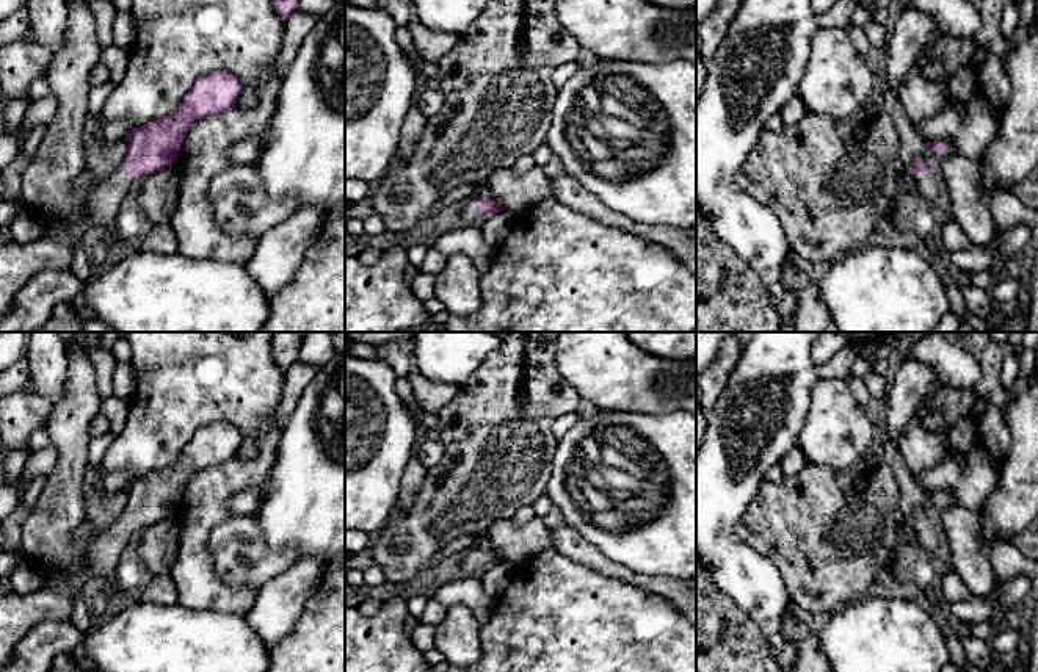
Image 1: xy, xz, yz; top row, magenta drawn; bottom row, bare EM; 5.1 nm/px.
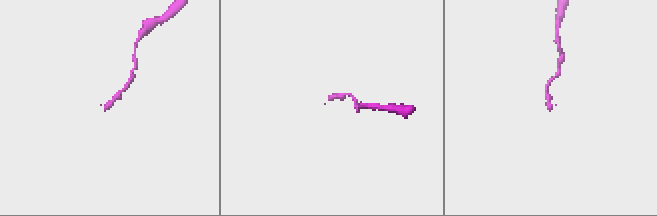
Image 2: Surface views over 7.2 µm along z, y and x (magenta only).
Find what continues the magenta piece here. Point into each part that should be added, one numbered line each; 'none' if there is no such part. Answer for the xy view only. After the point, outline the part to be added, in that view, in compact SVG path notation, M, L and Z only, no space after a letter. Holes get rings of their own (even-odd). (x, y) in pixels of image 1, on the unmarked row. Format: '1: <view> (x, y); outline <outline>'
1: xy (19, 613); outline M121 520L82 547L78 565L66 573L66 583L53 587L45 584L30 594L13 591L0 597L0 670L14 645L42 620L66 620L85 581L91 576L113 580L118 561L132 536Z

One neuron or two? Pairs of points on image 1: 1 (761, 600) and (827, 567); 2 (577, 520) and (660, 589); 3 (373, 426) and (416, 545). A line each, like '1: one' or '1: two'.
1: two
2: two
3: two

